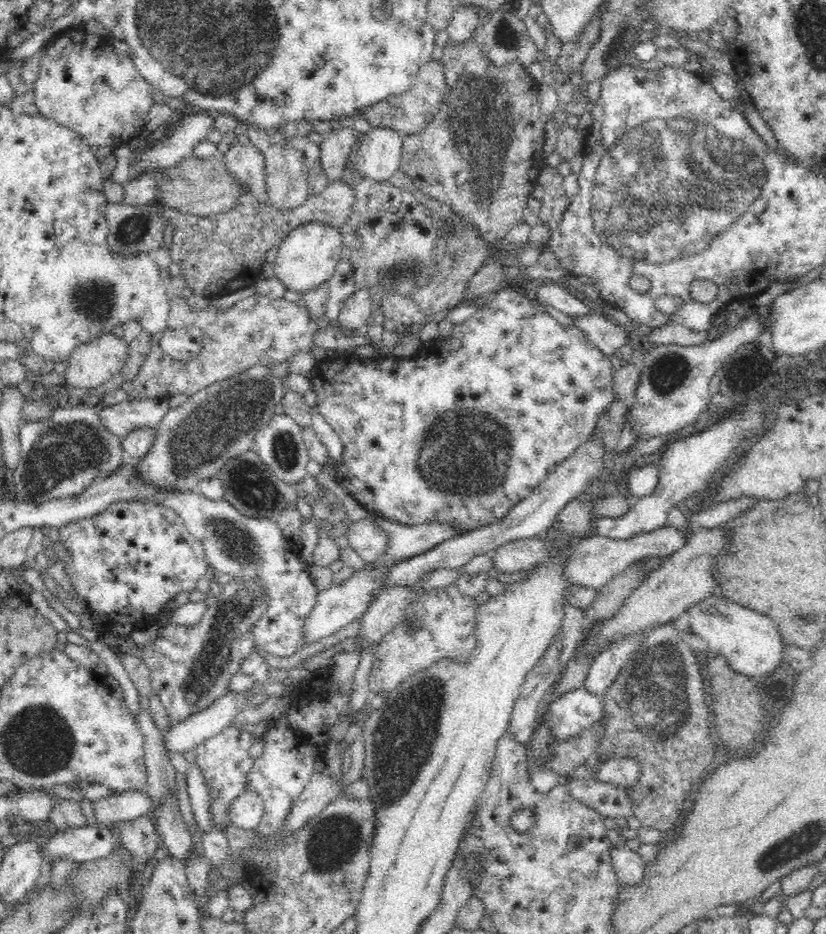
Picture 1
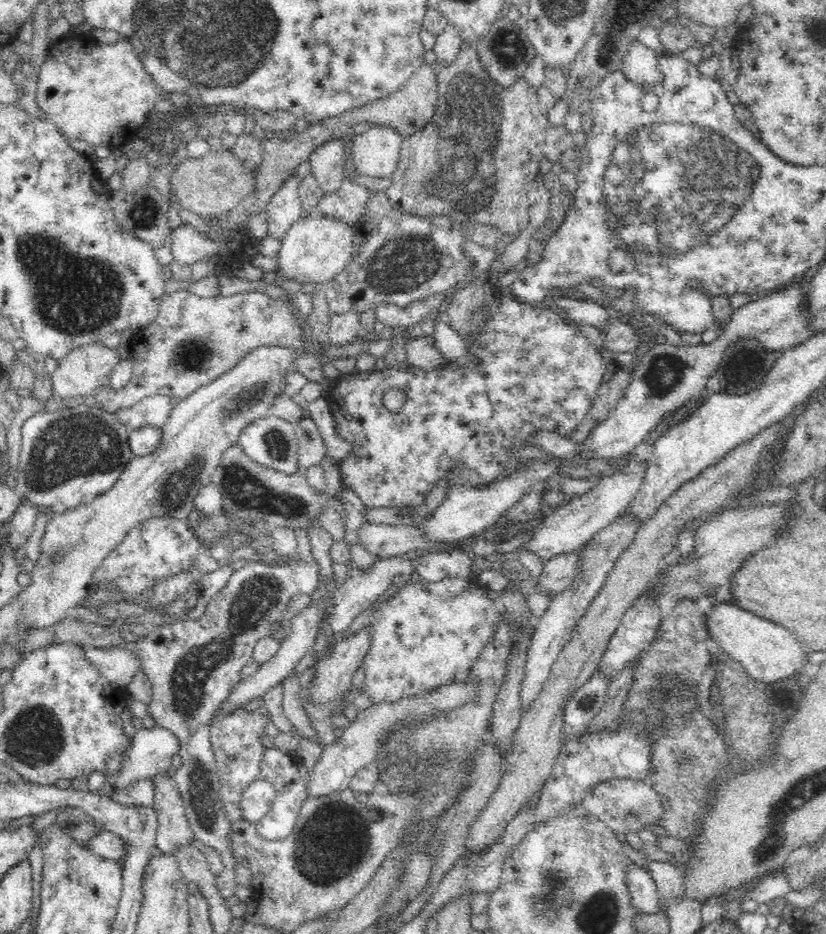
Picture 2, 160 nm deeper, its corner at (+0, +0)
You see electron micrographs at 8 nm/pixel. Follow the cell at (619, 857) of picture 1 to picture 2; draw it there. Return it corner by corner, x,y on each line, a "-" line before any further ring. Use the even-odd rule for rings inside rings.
628,864
626,868
626,882
633,906
641,914
656,914
660,910
660,897
652,875
648,870
646,871
636,864

